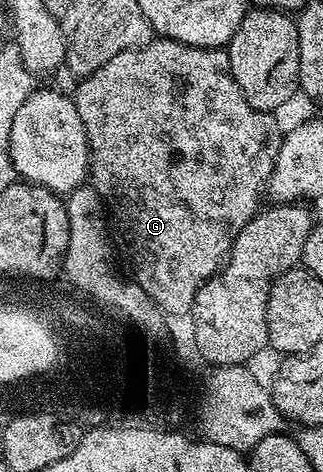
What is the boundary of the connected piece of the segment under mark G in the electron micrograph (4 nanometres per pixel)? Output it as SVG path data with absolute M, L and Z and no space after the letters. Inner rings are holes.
M160 37L141 48L117 52L117 56L113 56L113 60L108 60L106 64L101 64L97 72L78 79L73 97L77 116L81 116L81 124L85 128L87 146L91 149L89 182L106 203L117 234L119 229L119 234L123 237L123 246L127 249L127 258L131 261L132 272L135 273L131 273L133 281L144 289L164 315L190 315L197 292L211 277L219 273L220 266L231 253L231 245L235 242L231 239L231 234L237 237L235 230L240 233L241 228L245 228L245 224L249 224L249 220L255 217L260 209L259 193L264 193L270 180L281 141L281 129L279 130L278 124L275 123L276 115L265 110L254 110L248 104L241 88L237 88L233 80L226 49L197 48Z

